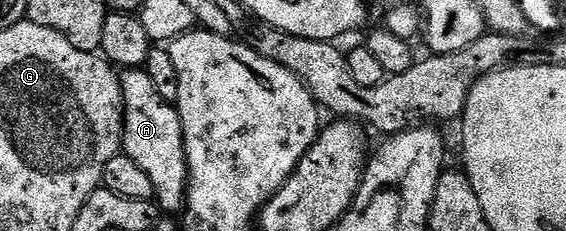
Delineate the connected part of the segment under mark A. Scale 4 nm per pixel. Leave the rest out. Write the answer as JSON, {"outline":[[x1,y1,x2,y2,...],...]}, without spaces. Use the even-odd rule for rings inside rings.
{"outline":[[145,67,127,68,121,73,122,84,122,146,121,151,152,182,156,203,163,213,181,213,186,199,186,186,190,183,184,134,177,107,171,101,160,98,152,78]]}

